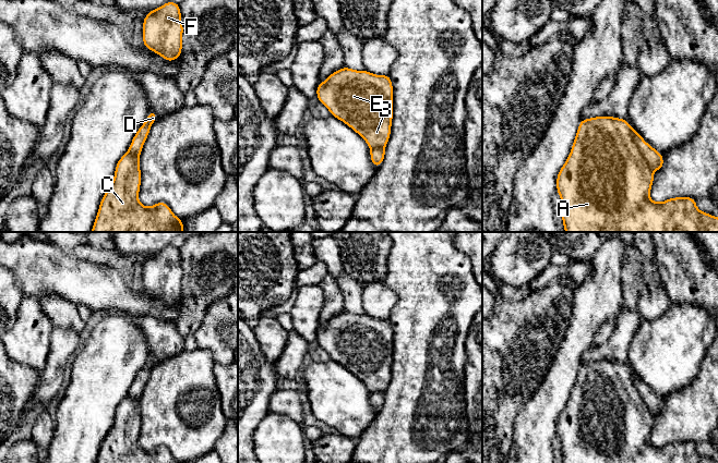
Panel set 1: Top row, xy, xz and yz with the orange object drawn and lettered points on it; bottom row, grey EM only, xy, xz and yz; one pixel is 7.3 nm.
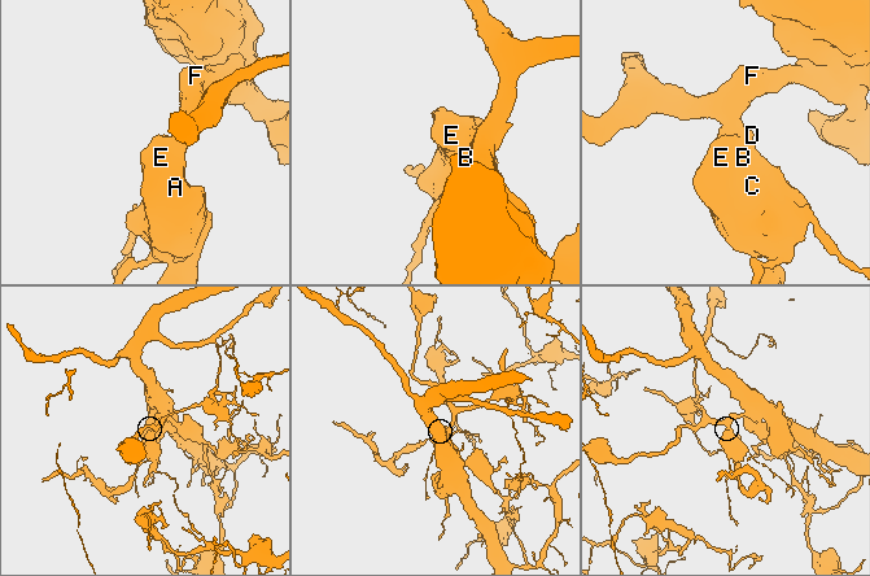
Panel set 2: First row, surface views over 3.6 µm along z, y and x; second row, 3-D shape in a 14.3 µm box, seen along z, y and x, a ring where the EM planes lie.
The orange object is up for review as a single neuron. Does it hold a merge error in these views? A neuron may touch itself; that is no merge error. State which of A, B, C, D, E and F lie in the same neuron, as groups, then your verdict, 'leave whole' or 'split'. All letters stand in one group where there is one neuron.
A B C E F / D; split

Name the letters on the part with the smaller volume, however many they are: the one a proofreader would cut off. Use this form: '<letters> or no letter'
D

